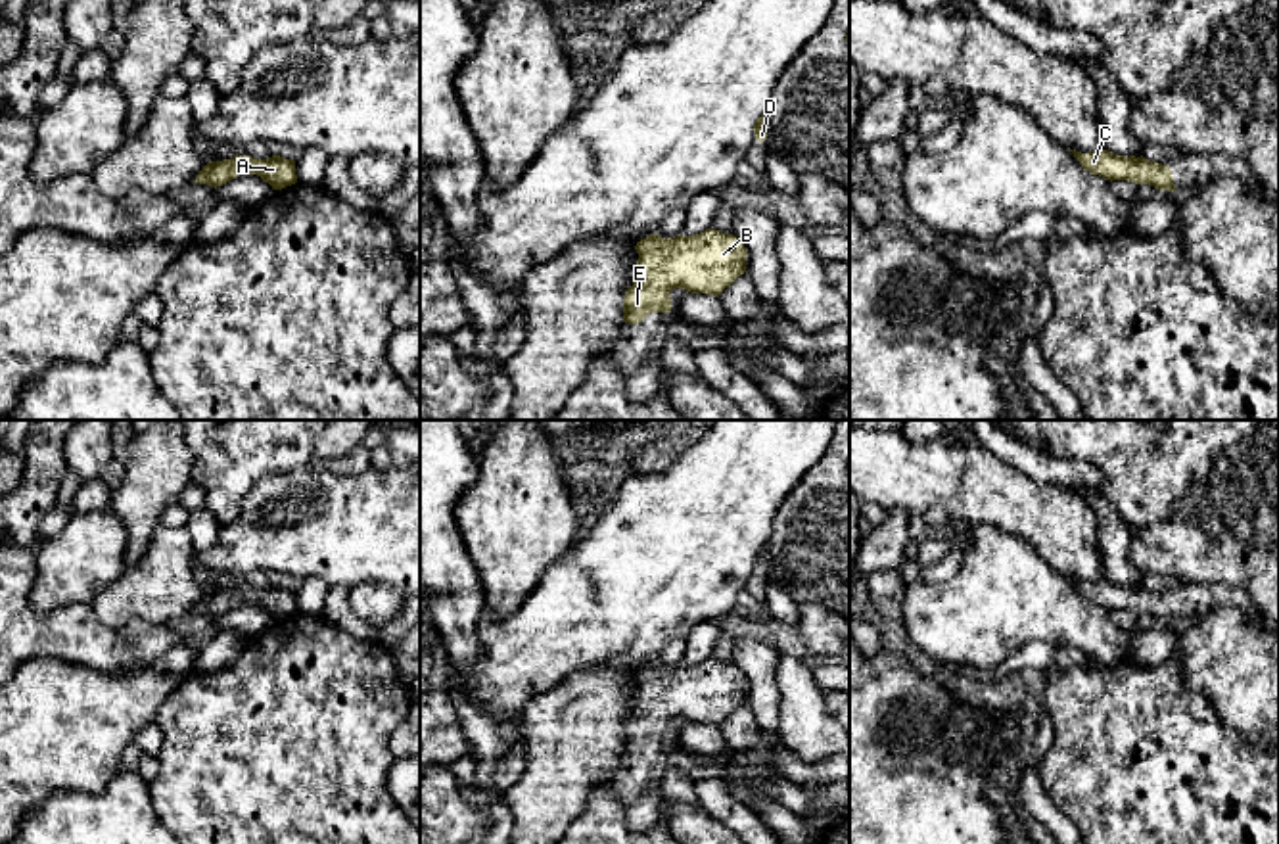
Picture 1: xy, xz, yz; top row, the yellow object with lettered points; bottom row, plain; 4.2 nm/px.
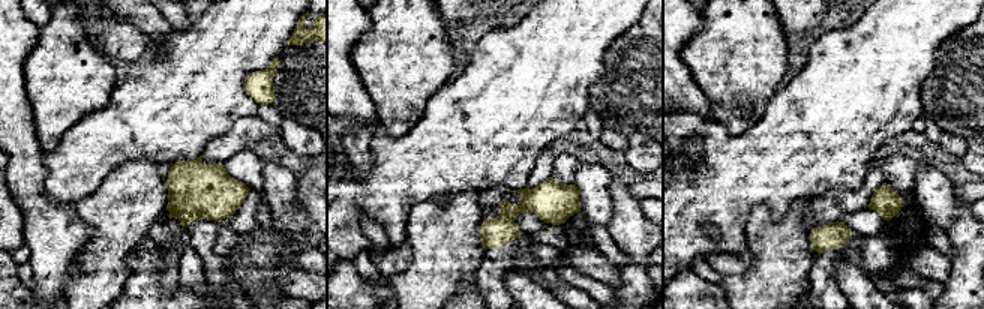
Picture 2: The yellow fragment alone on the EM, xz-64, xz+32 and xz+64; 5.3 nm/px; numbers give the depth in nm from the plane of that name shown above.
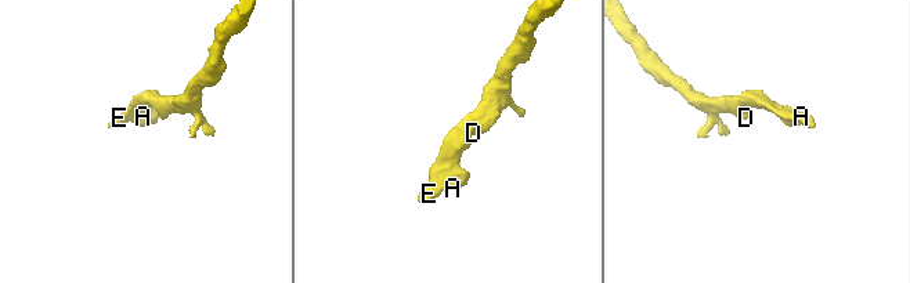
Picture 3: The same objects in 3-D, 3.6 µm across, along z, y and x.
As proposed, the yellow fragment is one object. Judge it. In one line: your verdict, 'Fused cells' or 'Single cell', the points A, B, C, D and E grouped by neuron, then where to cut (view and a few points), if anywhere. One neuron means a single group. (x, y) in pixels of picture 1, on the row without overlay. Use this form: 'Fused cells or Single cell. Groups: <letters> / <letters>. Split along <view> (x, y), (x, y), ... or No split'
Single cell. Groups: A B C D E. No split

